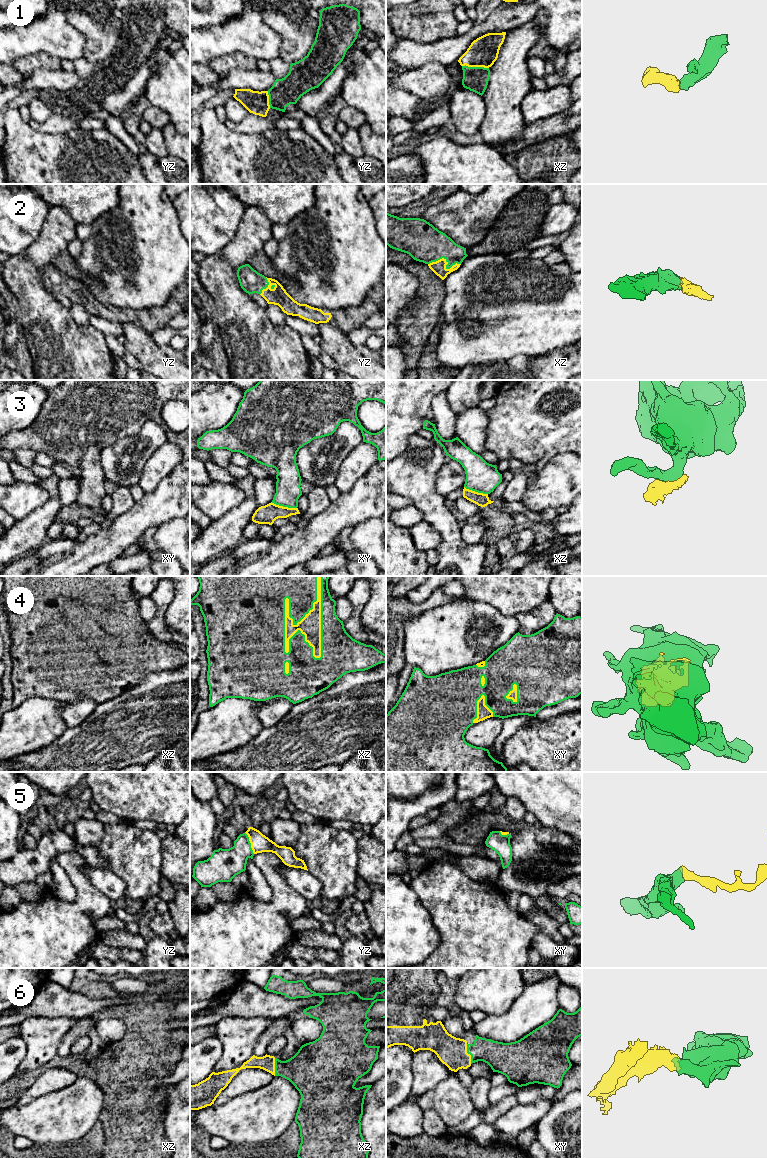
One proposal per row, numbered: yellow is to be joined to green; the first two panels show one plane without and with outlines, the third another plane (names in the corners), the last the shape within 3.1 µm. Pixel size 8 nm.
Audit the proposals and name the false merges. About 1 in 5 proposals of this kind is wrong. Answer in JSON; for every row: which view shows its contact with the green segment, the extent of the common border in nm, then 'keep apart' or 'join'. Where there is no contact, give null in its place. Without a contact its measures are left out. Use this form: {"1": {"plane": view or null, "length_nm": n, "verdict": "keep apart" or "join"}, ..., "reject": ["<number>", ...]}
{"1": {"plane": "xz", "length_nm": 220, "verdict": "join"}, "2": {"plane": "xz", "length_nm": 260, "verdict": "join"}, "3": {"plane": "xy", "length_nm": 220, "verdict": "keep apart"}, "4": {"plane": "xz", "length_nm": 700, "verdict": "join"}, "5": {"plane": "yz", "length_nm": 190, "verdict": "join"}, "6": {"plane": "xy", "length_nm": 170, "verdict": "join"}, "reject": ["3"]}

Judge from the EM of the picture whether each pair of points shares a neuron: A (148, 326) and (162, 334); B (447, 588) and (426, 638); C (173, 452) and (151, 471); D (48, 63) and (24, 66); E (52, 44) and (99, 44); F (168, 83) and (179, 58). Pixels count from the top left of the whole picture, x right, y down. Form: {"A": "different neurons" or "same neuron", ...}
{"A": "different neurons", "B": "different neurons", "C": "same neuron", "D": "same neuron", "E": "different neurons", "F": "same neuron"}

